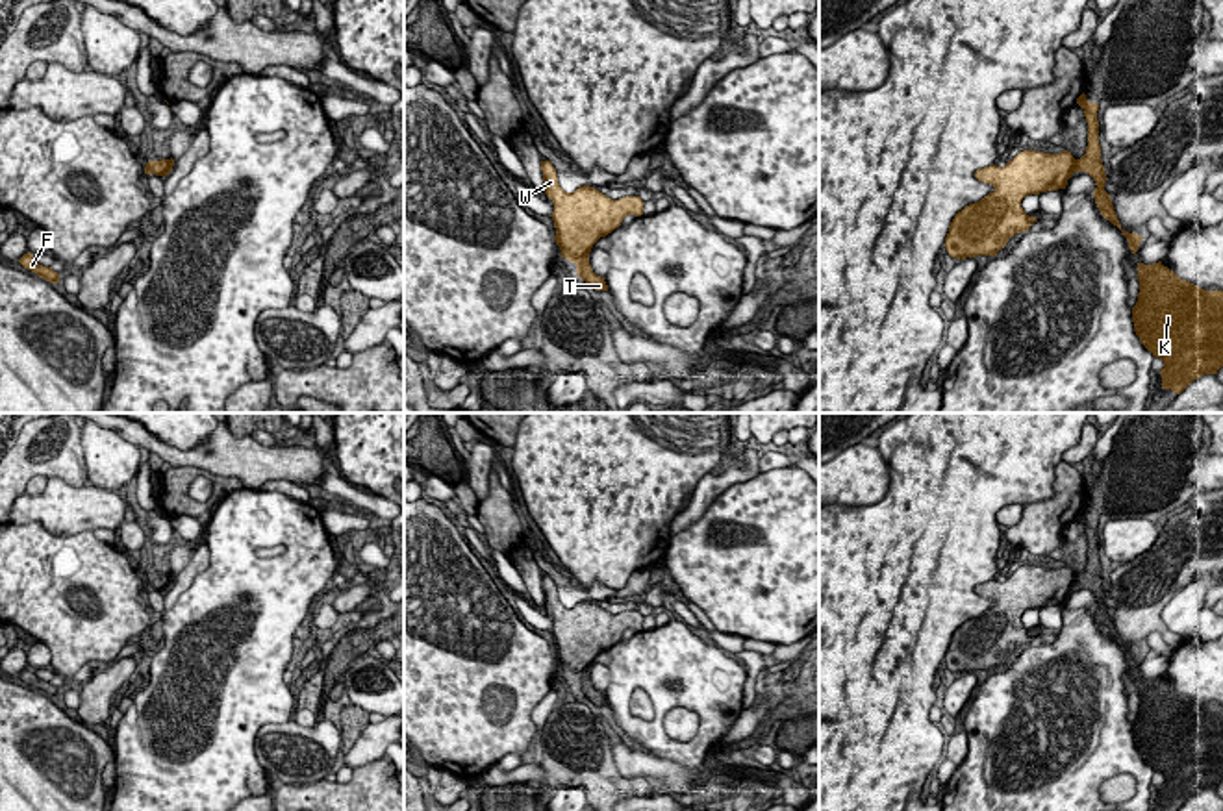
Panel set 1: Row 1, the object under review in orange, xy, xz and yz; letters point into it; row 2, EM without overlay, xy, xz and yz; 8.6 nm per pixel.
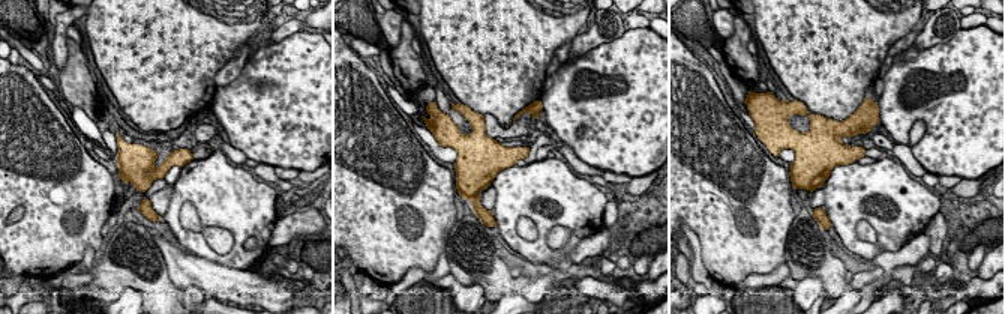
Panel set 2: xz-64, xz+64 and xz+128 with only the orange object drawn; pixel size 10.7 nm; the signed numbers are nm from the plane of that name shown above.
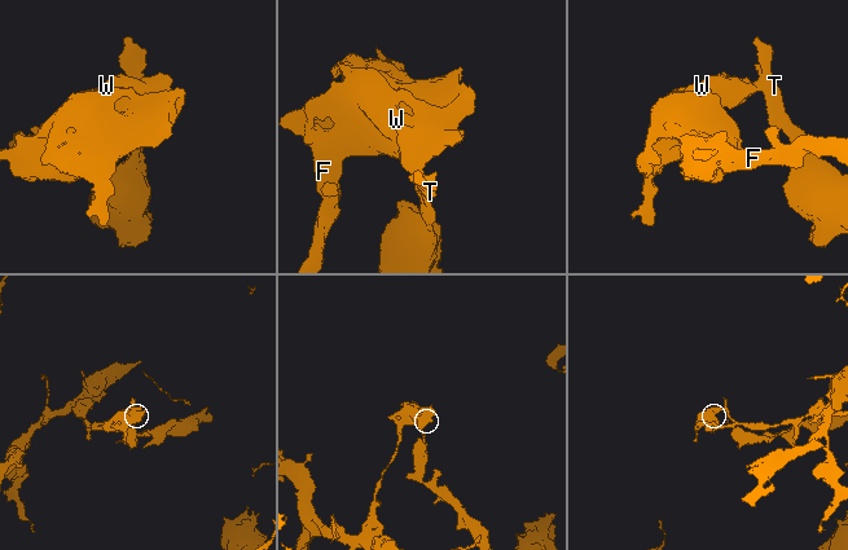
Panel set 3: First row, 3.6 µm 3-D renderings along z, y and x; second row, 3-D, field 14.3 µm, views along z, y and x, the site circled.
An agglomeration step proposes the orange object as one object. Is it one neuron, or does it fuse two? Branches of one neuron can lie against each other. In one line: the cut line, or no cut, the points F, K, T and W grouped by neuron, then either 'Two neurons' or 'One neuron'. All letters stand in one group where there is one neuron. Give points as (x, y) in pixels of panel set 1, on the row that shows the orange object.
Split along xz (588, 252), (575, 262). Groups: F W / K T. Two neurons

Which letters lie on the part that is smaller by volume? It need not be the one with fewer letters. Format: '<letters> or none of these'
K, T

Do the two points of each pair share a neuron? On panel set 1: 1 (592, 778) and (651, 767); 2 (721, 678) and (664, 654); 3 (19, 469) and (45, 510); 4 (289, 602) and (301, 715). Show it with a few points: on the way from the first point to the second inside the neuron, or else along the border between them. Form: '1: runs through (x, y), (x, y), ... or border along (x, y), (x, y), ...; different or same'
1: border along (608, 730), (614, 765), (625, 776), (651, 782); different
2: runs through (706, 678), (679, 669); same
3: border along (25, 491), (19, 495); different
4: border along (299, 702), (291, 719); different

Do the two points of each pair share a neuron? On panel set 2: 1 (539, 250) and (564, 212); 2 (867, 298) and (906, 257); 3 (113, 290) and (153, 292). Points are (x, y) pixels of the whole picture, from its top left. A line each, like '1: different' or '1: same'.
1: same
2: same
3: same

